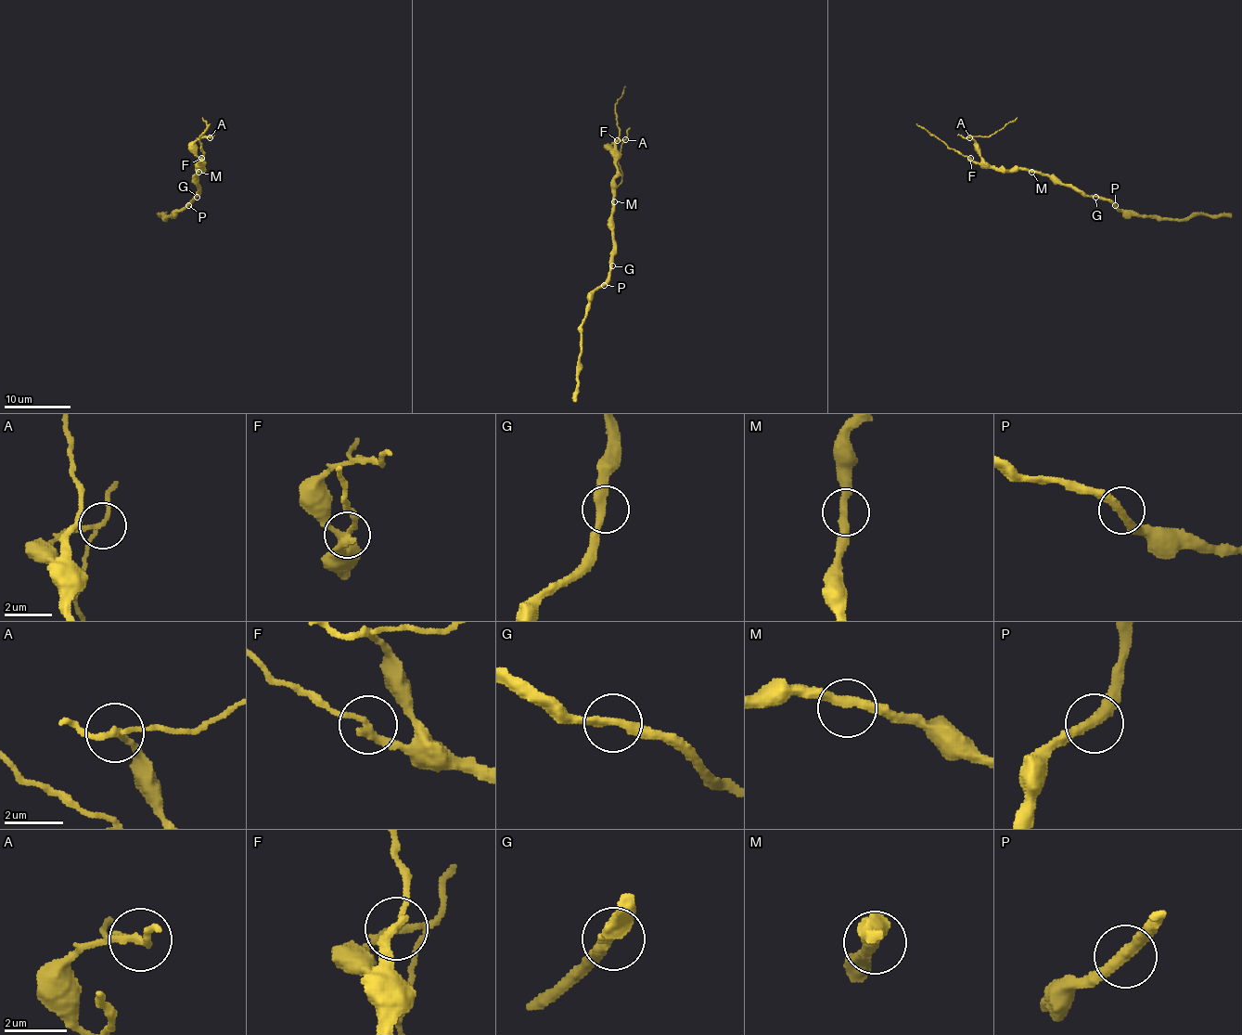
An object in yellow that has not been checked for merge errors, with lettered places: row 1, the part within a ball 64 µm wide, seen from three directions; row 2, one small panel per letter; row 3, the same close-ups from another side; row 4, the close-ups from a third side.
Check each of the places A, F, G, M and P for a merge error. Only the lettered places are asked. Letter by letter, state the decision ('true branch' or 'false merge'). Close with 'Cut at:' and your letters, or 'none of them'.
A: false merge
F: false merge
G: true branch
M: true branch
P: true branch
Cut at: A, F

